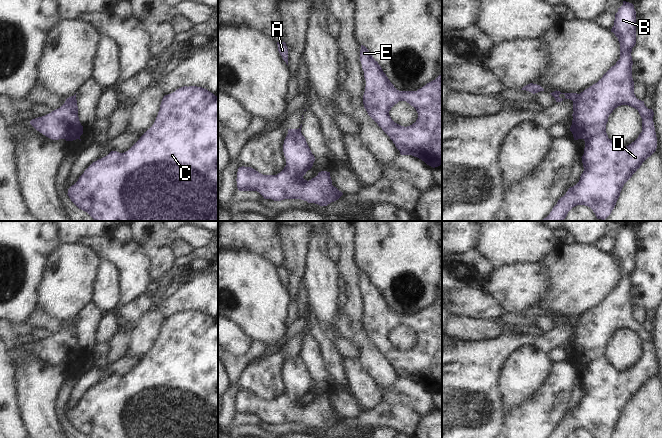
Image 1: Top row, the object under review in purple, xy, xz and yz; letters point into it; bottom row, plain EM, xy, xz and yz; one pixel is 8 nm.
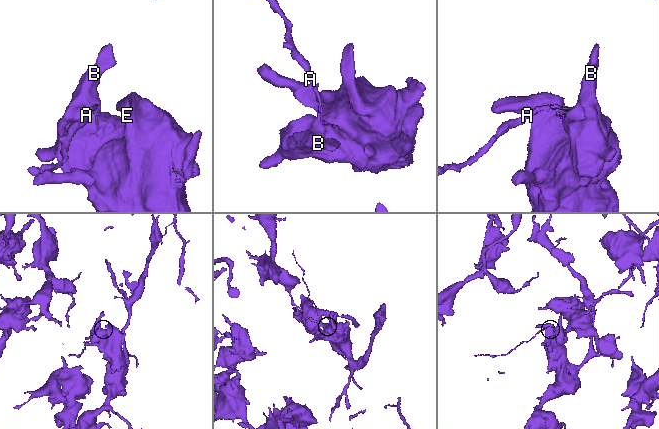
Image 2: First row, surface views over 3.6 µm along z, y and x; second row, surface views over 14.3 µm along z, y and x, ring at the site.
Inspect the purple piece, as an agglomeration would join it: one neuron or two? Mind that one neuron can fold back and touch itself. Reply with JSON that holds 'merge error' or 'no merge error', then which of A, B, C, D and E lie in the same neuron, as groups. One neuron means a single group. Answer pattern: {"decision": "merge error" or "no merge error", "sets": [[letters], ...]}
{"decision": "merge error", "sets": [["A"], ["B", "C", "D", "E"]]}

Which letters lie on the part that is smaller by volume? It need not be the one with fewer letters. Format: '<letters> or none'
A.

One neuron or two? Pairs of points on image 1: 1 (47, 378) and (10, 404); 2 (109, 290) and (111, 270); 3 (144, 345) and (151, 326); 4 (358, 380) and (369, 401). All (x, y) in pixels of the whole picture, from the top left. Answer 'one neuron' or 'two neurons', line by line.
1: two neurons
2: one neuron
3: one neuron
4: one neuron

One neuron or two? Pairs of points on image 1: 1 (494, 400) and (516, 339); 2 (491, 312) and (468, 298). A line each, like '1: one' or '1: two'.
1: one
2: one

